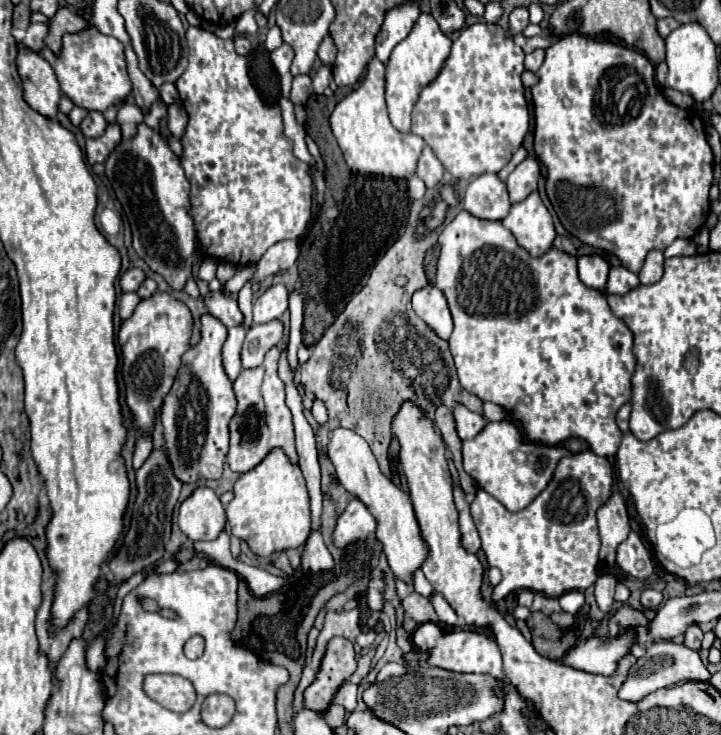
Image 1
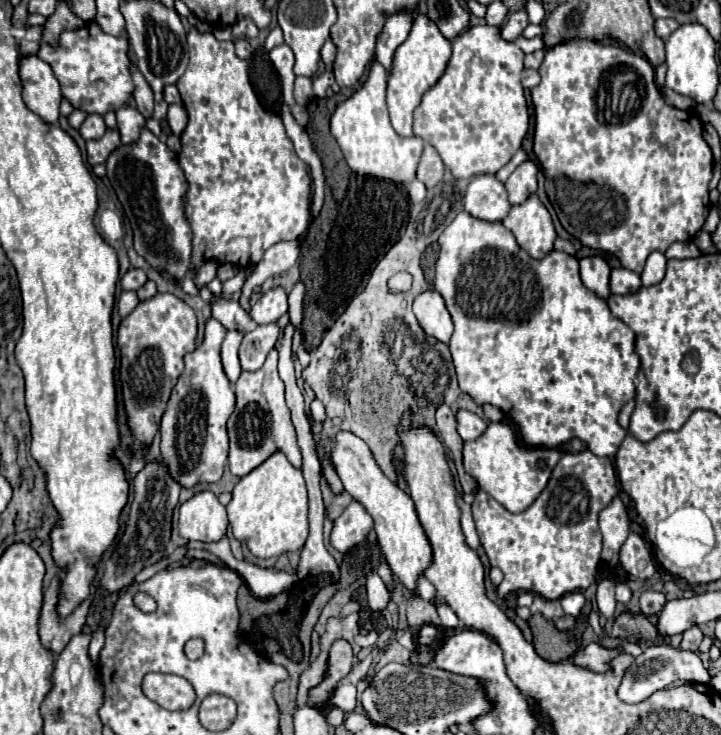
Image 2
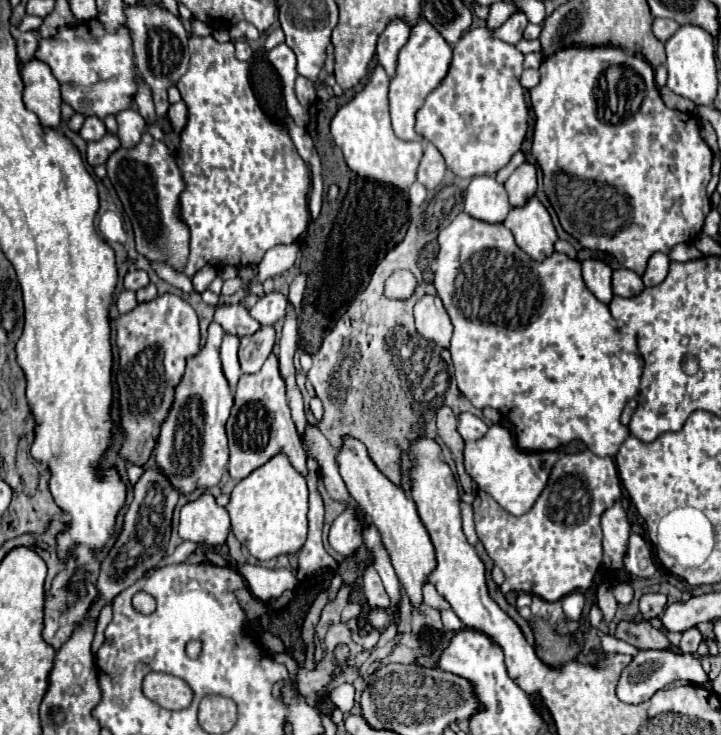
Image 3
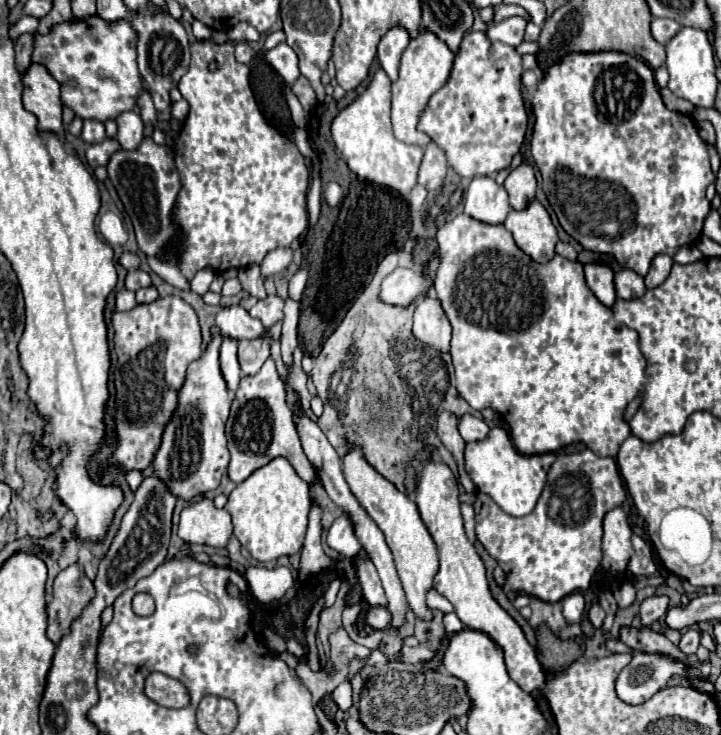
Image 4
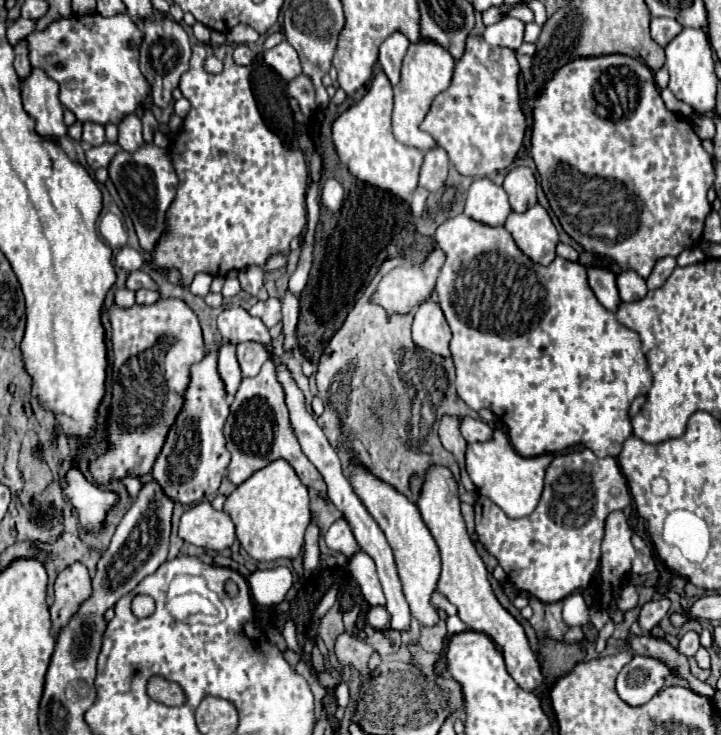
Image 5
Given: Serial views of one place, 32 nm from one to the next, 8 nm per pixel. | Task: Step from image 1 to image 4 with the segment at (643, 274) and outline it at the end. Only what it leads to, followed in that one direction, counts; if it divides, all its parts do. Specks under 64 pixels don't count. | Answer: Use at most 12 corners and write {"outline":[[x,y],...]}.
{"outline":[[666,254],[654,256],[646,288],[656,288],[668,278],[672,258]]}

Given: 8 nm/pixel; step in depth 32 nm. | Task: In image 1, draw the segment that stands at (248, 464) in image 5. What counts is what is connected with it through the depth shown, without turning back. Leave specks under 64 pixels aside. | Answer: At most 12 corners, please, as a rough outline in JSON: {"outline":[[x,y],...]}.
{"outline":[[280,350],[234,382],[228,464],[254,468],[276,446],[294,464]]}

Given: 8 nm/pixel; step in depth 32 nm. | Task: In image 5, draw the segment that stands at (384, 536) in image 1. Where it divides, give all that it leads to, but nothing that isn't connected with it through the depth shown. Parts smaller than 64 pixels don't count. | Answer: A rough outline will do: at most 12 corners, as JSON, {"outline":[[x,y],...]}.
{"outline":[[356,456],[348,482],[396,558],[412,616],[430,604],[440,554],[418,506]]}

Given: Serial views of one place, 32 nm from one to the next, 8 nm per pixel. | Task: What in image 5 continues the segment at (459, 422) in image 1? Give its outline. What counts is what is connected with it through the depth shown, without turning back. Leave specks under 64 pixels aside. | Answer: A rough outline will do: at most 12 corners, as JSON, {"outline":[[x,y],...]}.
{"outline":[[462,418],[460,432],[466,442],[484,442],[492,428],[476,418]]}

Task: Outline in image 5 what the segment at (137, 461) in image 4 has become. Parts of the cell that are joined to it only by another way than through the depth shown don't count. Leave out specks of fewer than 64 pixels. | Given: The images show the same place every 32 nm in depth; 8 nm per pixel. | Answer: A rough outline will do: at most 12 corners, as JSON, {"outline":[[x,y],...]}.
{"outline":[[180,298],[110,308],[110,450],[96,484],[152,470],[204,358]]}

